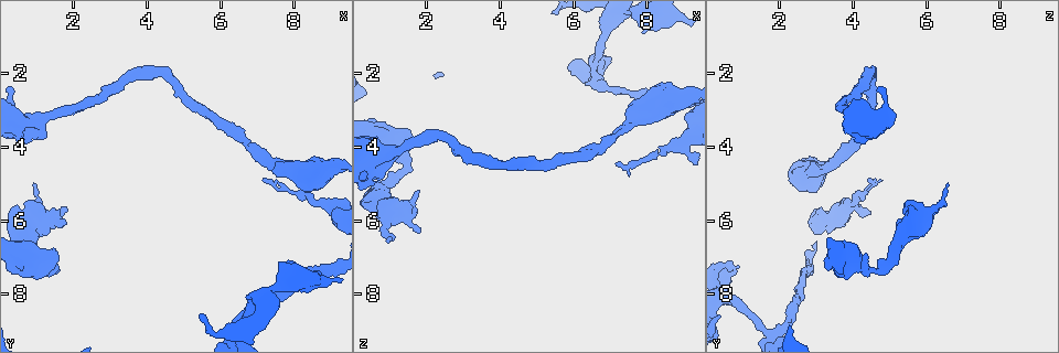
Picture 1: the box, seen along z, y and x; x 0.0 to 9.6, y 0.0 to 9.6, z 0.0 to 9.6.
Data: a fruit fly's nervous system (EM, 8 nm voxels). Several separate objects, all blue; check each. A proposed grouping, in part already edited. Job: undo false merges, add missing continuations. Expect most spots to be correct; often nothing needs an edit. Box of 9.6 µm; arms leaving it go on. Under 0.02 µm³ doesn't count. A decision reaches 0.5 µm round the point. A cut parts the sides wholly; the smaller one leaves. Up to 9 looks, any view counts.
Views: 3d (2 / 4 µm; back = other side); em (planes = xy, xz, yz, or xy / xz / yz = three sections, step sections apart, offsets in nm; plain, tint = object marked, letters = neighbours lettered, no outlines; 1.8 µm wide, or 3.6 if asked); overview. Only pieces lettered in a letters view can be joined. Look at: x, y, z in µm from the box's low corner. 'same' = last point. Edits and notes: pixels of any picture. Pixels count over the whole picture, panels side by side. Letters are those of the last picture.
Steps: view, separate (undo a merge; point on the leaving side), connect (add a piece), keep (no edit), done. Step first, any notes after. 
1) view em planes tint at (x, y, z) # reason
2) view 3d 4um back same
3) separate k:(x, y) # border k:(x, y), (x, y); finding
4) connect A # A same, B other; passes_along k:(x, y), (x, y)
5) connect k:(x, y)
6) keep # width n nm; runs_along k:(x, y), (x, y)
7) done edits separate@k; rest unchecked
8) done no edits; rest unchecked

view em 3.6um planes tint at (1.25, 7.40, 4.70) # abrupt turn

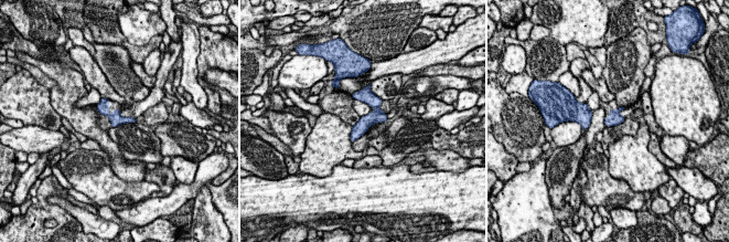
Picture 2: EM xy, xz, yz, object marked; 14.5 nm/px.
view em 3.6um planes letters same # what lies round it

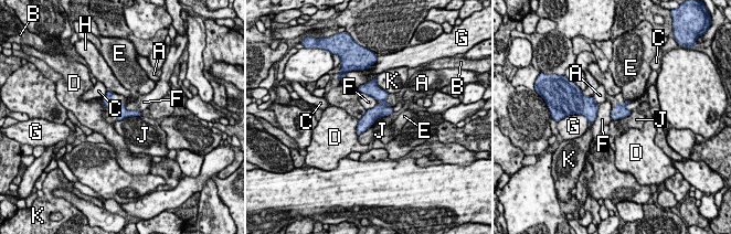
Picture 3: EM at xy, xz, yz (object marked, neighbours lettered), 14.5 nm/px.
keep # width 190 nm; A other, B other, C other, D other, E other, F other, G other, H other, J other, K other; runs_along 3:(373, 84), (381, 106), (359, 130); all the same neuron

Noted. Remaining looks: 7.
view em 3.6um planes letters at (7.15, 4.90, 4.40) # tapers out

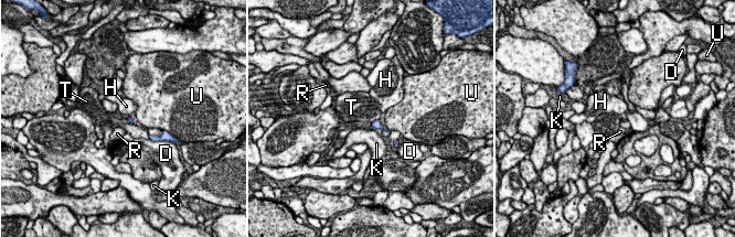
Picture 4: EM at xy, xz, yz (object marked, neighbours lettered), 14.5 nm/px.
keep # D other, H other, K other, R other, T other, U other; border 4:(379, 119), (372, 122); no lettered piece goes on from it

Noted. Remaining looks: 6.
view 3d 2um at (7.65, 4.70, 2.75) # branch stops here

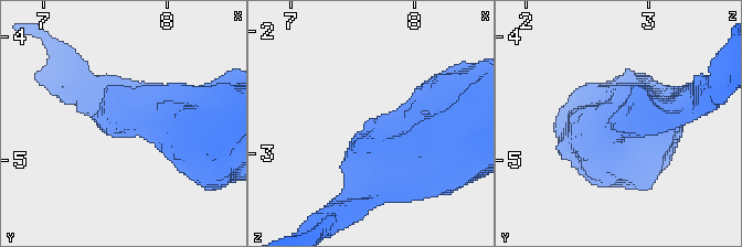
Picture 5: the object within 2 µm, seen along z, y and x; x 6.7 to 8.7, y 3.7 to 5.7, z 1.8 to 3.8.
view em planes letters at (7.66, 4.74, 2.72) # need the tissue

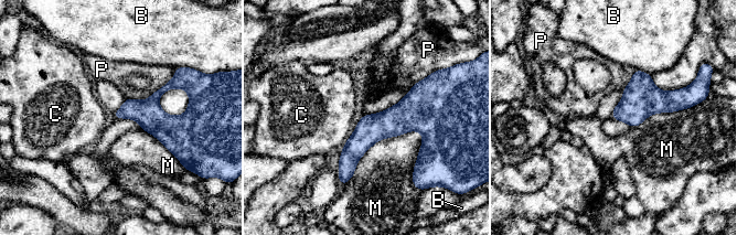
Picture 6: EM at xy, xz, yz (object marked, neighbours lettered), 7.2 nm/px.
keep # B other, C other, M other, P other; border 6:(423, 134), (378, 139), (341, 187); no lettered piece goes on from it

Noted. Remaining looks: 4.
view em planes letters at (6.60, 9.00, 1.70) # arms part here

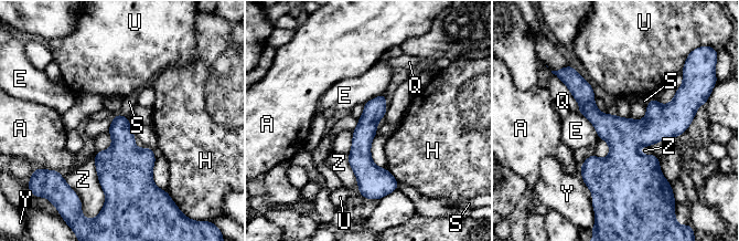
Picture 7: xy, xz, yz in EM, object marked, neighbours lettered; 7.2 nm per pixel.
keep # A other, E other, H other, Q other, S other, U other, Y other, Z other; runs_along 7:(567, 80), (611, 128), (682, 118); all the same neuron

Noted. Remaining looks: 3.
done no edits; rest unchecked

